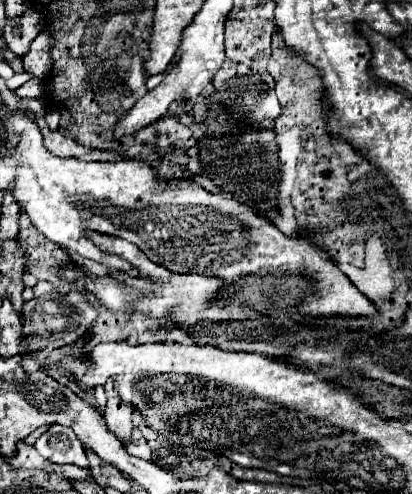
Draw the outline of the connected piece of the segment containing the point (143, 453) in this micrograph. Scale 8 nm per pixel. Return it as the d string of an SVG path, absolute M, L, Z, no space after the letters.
M135 427L132 432L131 440L129 442L121 442L121 444L125 446L129 454L153 462L151 447L142 437L142 434L137 427Z

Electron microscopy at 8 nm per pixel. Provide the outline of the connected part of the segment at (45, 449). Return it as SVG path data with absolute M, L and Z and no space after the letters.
M59 424L51 426L45 434L37 438L35 448L43 458L55 464L75 464L79 468L87 468L85 448L71 428Z

